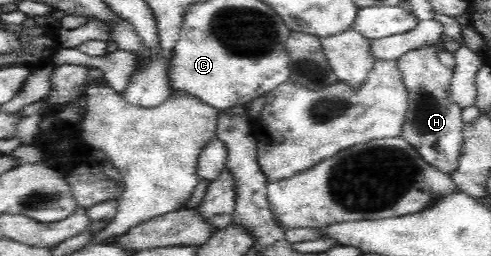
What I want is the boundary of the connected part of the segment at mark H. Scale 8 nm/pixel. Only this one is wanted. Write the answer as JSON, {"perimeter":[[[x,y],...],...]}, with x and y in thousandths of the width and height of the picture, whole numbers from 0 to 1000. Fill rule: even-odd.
{"perimeter":[[[884,180],[853,191],[815,223],[815,262],[823,277],[823,328],[831,348],[831,406],[813,535],[843,582],[857,621],[902,688],[921,695],[925,672],[941,656],[941,609],[945,609],[945,473],[939,465],[941,426],[929,406],[921,375],[921,305],[925,277],[904,262],[888,223]]]}

